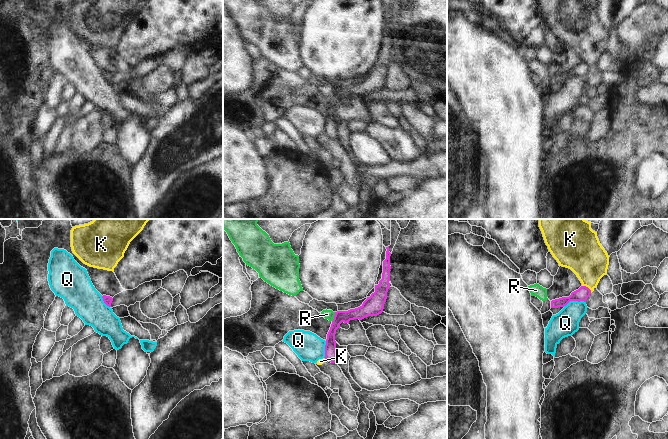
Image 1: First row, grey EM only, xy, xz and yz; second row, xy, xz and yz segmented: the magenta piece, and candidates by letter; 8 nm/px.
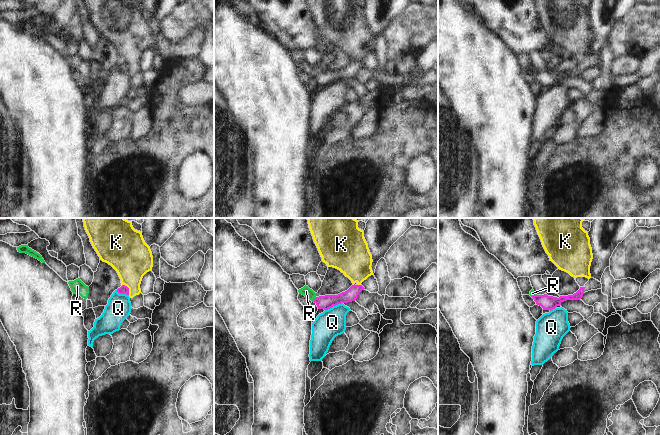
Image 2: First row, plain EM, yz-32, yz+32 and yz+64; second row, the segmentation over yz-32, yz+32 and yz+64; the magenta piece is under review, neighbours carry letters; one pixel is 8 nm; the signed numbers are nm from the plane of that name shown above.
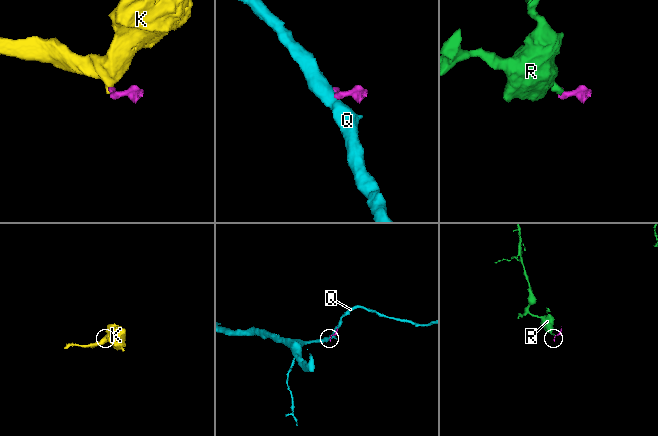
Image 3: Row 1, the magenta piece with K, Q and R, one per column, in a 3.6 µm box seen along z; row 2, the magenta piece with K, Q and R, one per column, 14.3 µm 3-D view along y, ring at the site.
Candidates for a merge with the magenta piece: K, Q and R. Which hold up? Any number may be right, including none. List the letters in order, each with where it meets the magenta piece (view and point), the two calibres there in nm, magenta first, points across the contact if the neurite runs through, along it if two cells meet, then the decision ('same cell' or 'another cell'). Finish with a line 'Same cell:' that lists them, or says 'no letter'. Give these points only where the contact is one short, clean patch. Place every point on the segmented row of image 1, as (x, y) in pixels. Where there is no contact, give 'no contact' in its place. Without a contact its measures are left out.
K: meets magenta in yz at (587, 287); 100 nm thick on the magenta side, 320 nm on the other; border along yz (582, 285), (585, 285), (591, 292); another cell
Q: meets magenta in yz at (574, 300); 100 nm thick on the magenta side, 200 nm on the other; border along yz (585, 301), (569, 301), (563, 306); another cell
R: meets magenta in xz at (334, 317); 100 nm thick on the magenta side, 80 nm on the other; border along xz (335, 312), (332, 321); another cell
Same cell: no letter

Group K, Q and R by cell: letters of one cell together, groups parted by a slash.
K / Q / R

